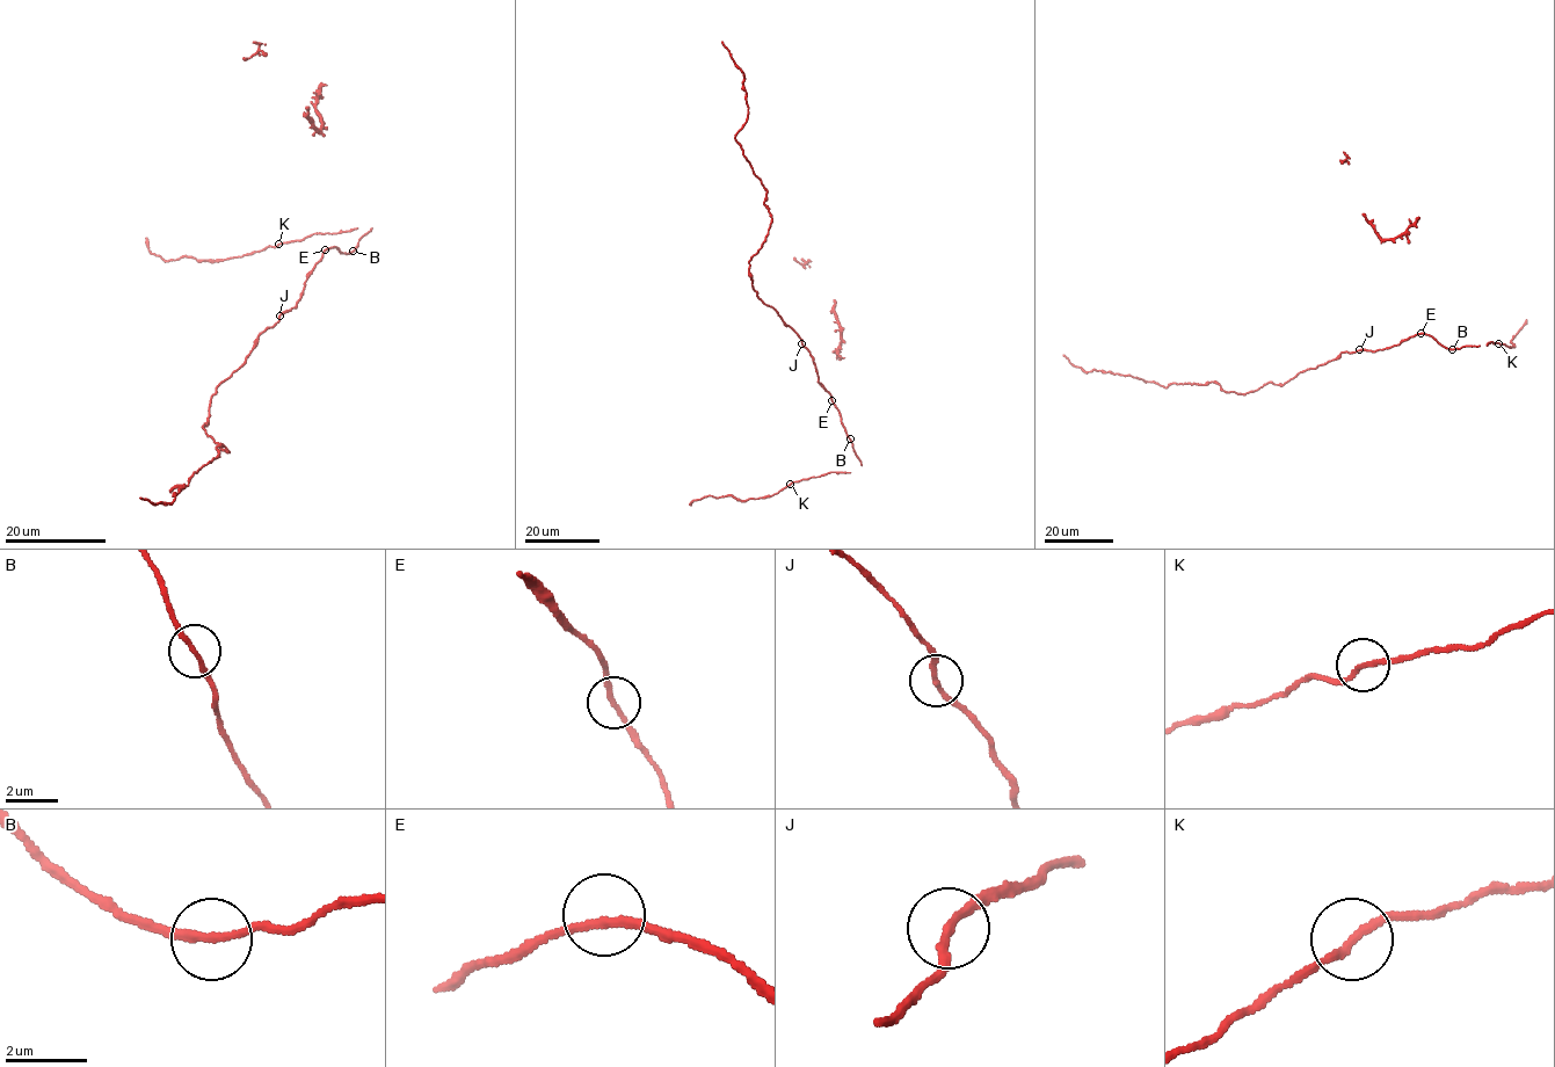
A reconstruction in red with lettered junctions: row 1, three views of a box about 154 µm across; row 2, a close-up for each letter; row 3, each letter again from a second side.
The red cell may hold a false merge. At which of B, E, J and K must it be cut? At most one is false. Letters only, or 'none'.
none

